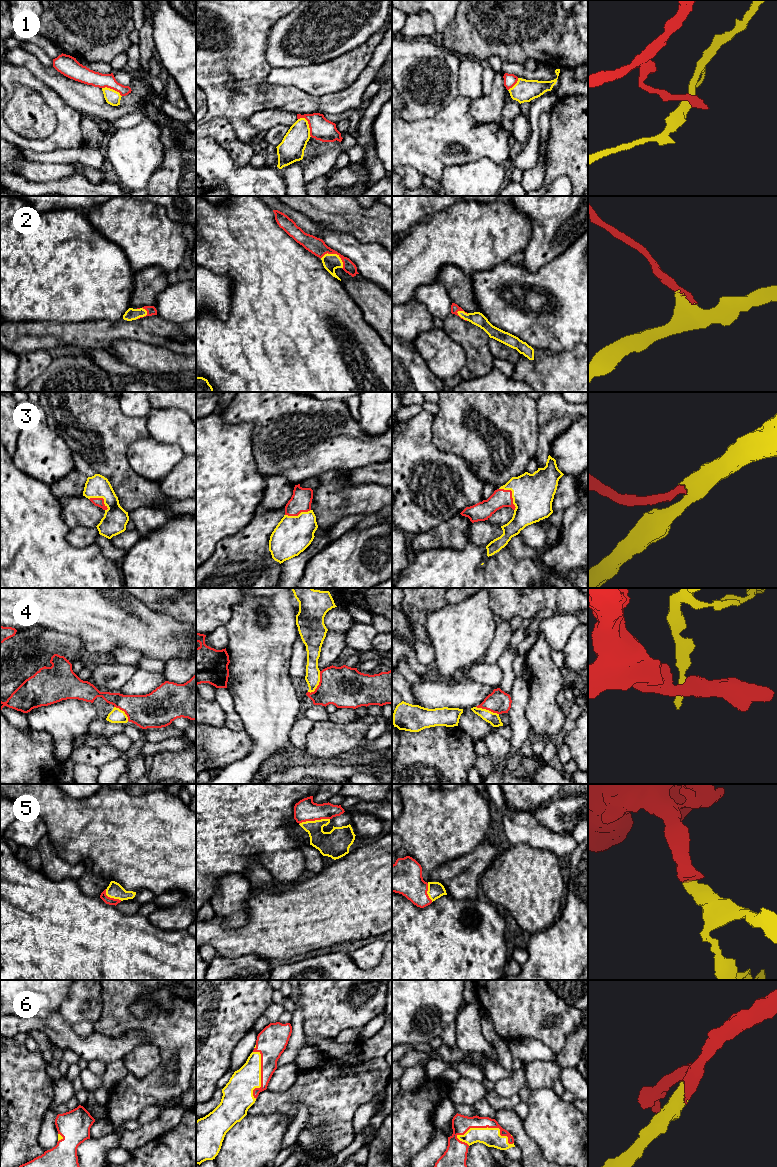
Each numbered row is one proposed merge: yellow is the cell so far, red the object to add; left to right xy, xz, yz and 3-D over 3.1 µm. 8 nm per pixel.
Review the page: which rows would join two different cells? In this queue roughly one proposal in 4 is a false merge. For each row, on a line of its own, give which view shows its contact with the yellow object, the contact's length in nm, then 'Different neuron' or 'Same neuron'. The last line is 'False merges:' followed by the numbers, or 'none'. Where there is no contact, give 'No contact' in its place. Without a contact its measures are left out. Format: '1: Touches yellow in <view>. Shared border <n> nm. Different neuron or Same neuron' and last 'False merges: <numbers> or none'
1: Touches yellow in xz. Shared border 190 nm. Different neuron
2: Touches yellow in xz. Shared border 200 nm. Same neuron
3: Touches yellow in yz. Shared border 220 nm. Same neuron
4: Touches yellow in xz. Shared border 200 nm. Different neuron
5: Touches yellow in xz. Shared border 260 nm. Same neuron
6: Touches yellow in yz. Shared border 460 nm. Same neuron
False merges: 1, 4

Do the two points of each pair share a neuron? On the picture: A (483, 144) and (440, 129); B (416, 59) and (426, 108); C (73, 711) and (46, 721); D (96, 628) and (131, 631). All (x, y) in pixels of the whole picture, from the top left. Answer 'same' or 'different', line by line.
A: same
B: same
C: same
D: same

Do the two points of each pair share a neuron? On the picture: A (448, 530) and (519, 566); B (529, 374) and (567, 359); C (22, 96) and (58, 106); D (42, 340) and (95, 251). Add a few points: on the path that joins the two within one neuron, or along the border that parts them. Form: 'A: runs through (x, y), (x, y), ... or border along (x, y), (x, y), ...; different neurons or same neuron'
A: border along (468, 542), (460, 550), (444, 548); different neurons
B: runs through (539, 377), (551, 377), (559, 369); same neuron
C: border along (29, 87), (53, 111), (57, 124); different neurons
D: border along (29, 321), (77, 321); different neurons

